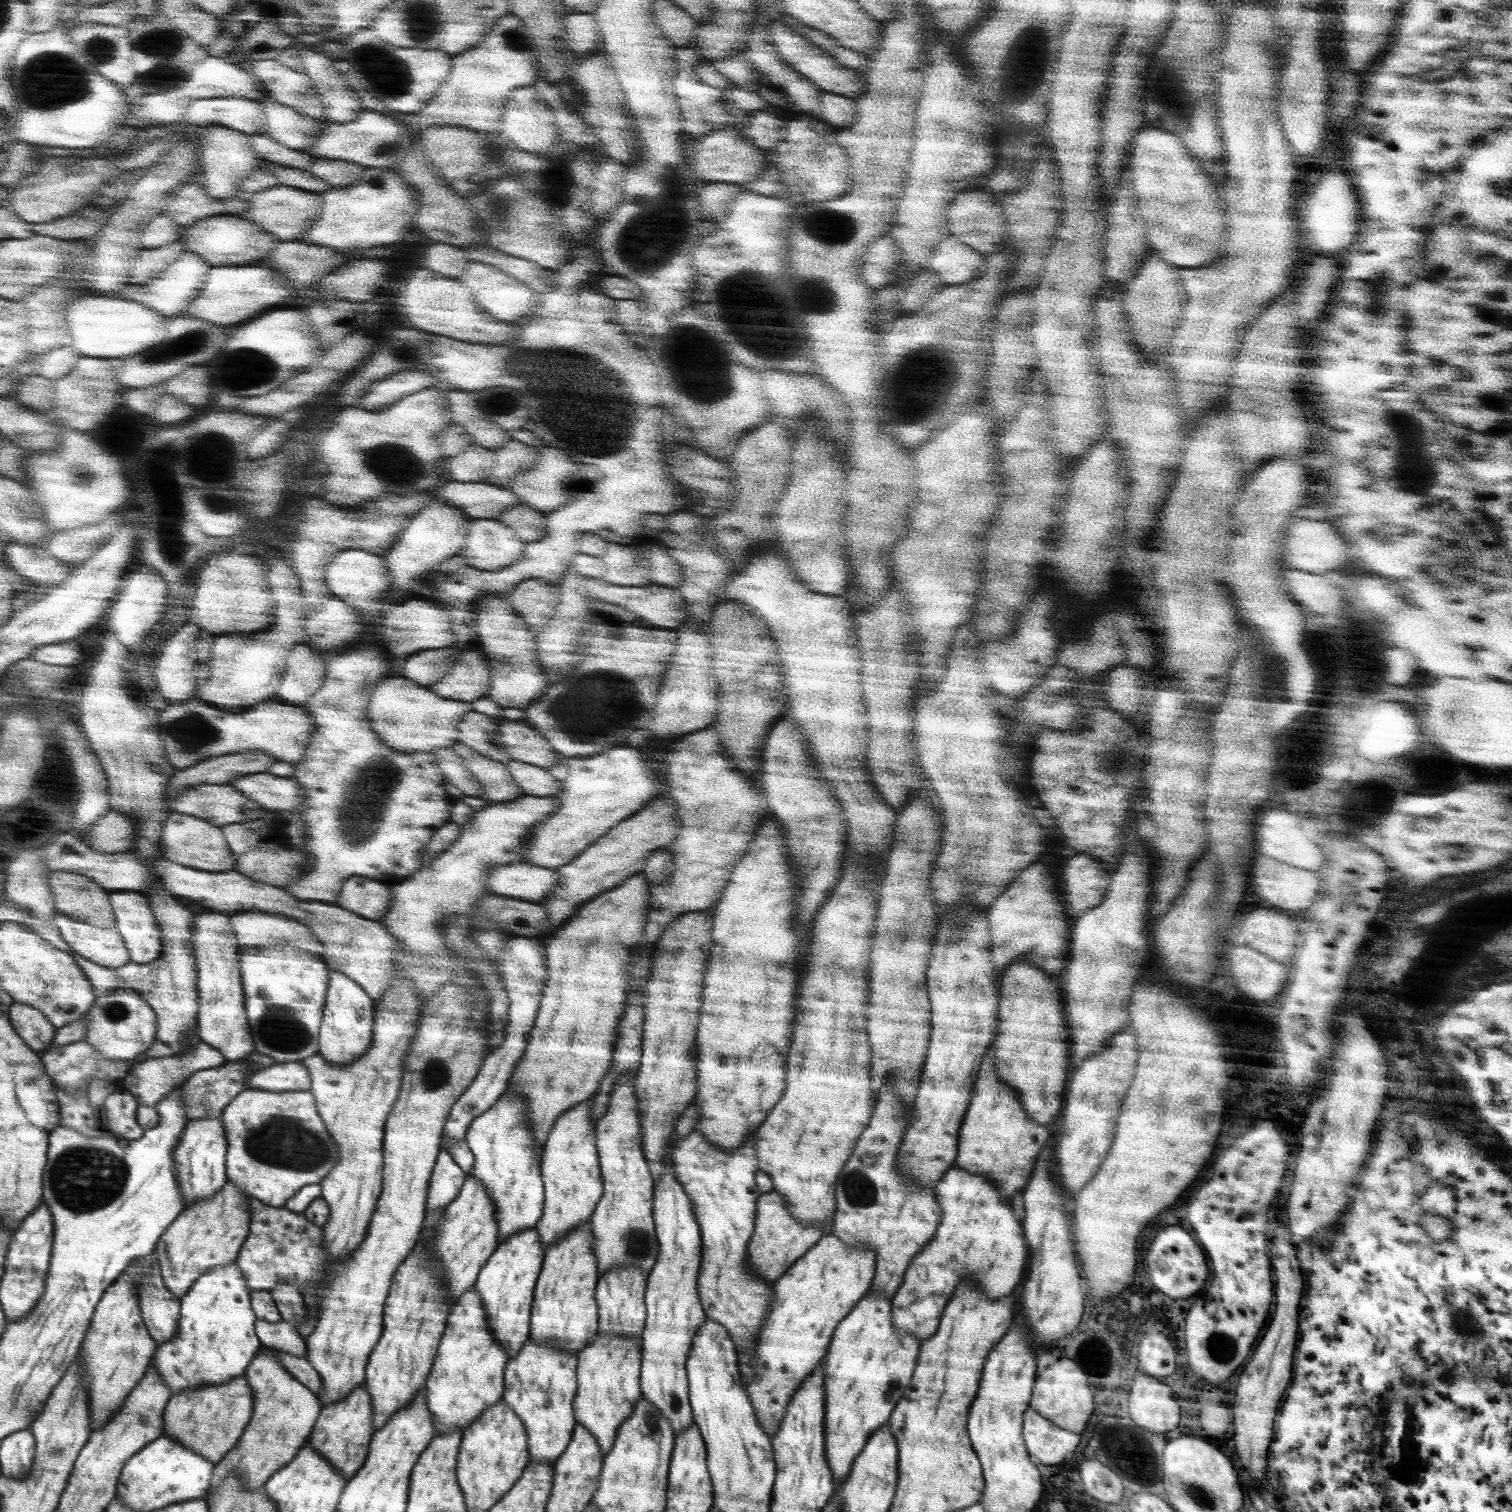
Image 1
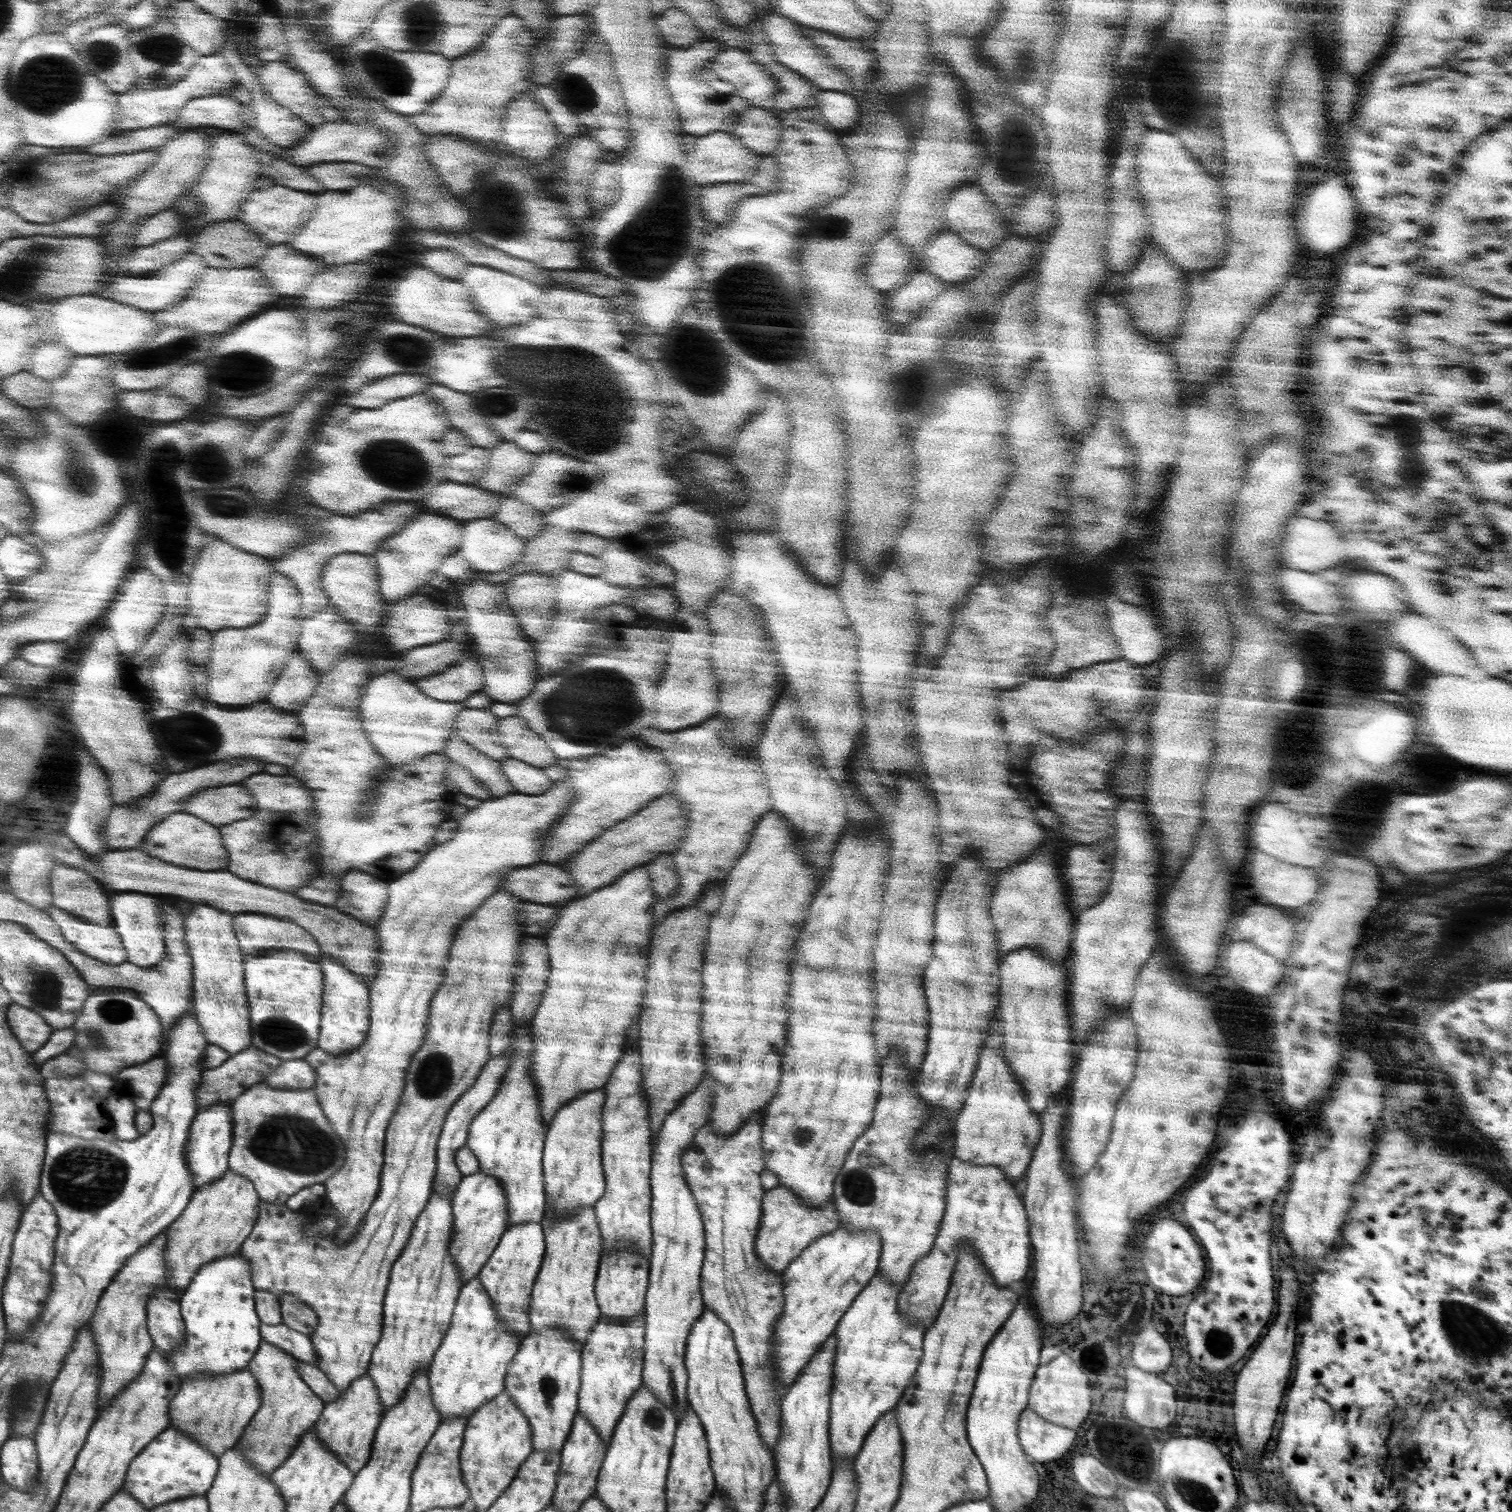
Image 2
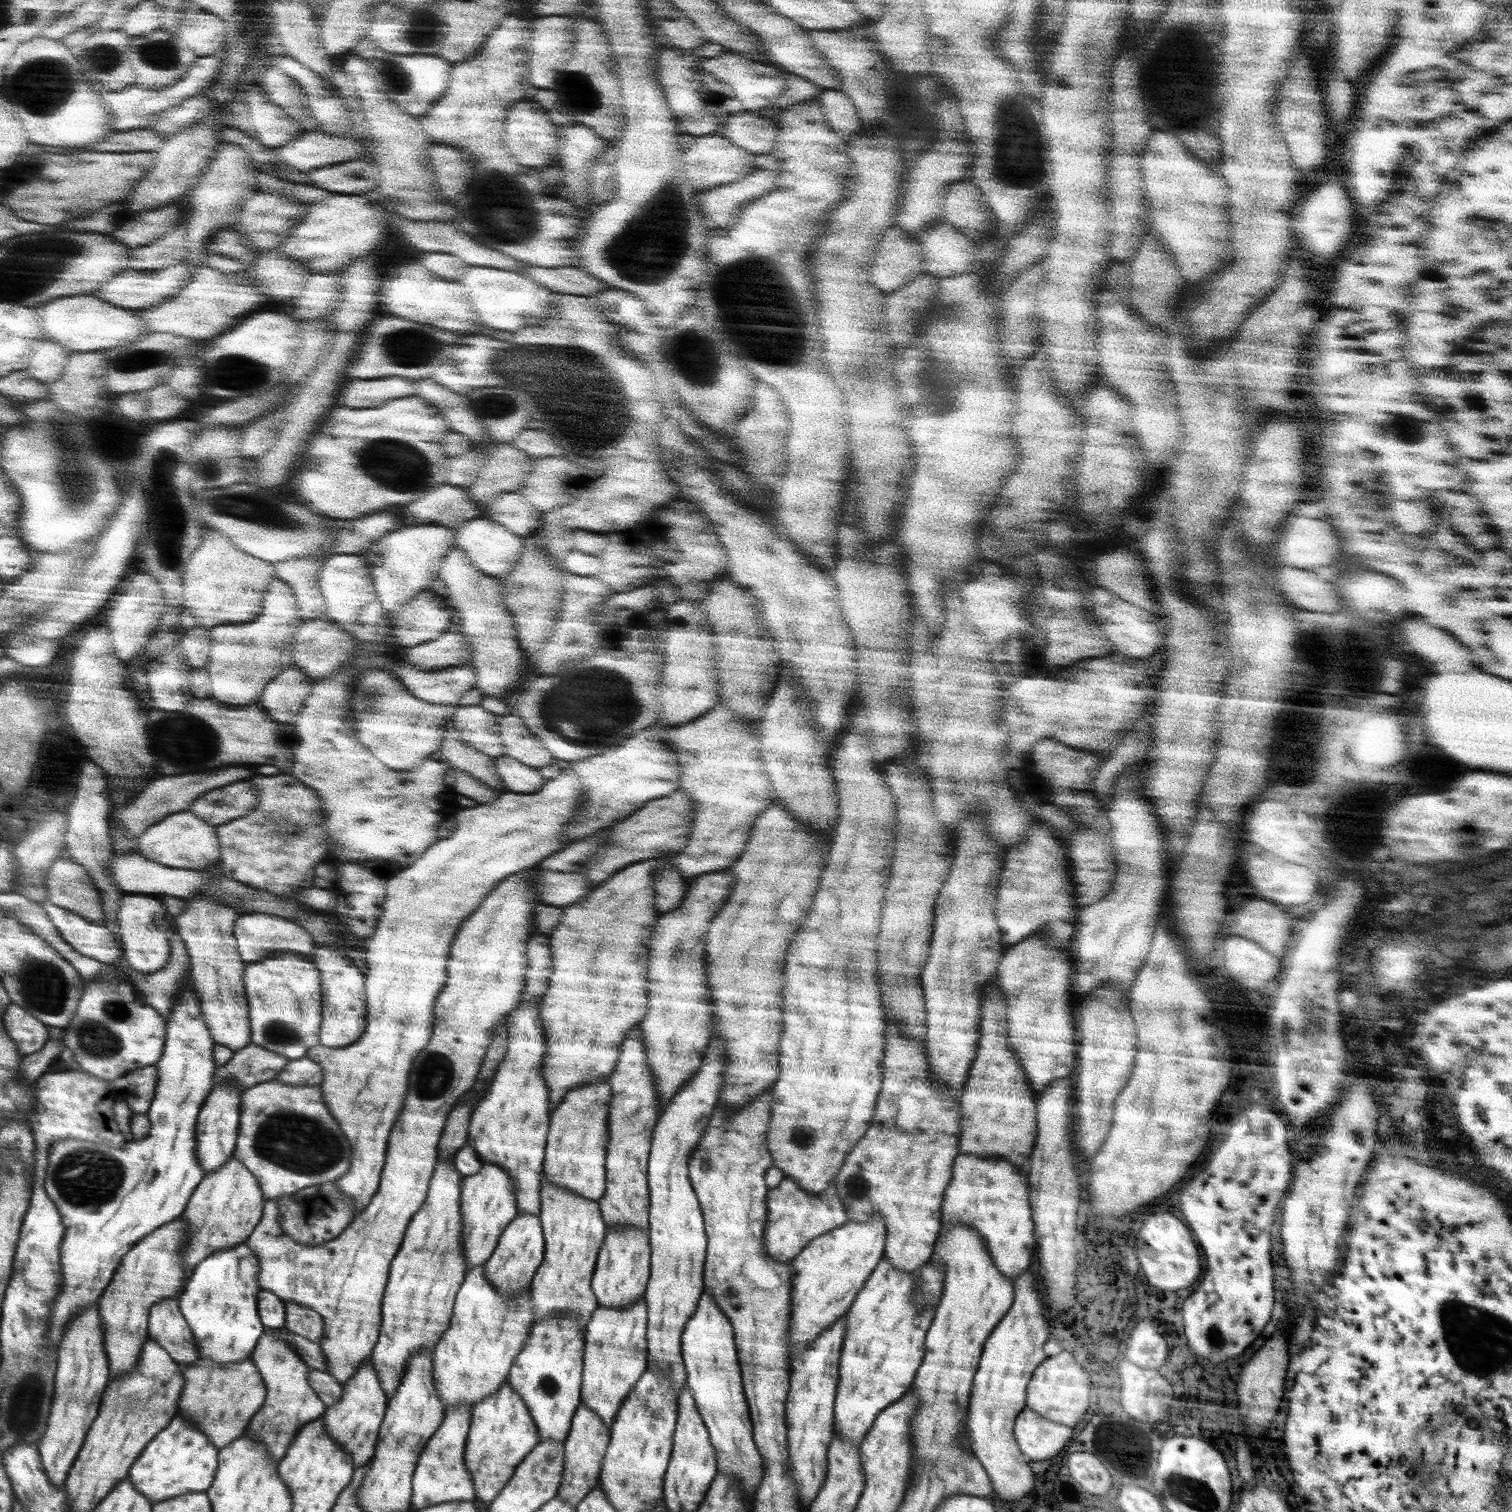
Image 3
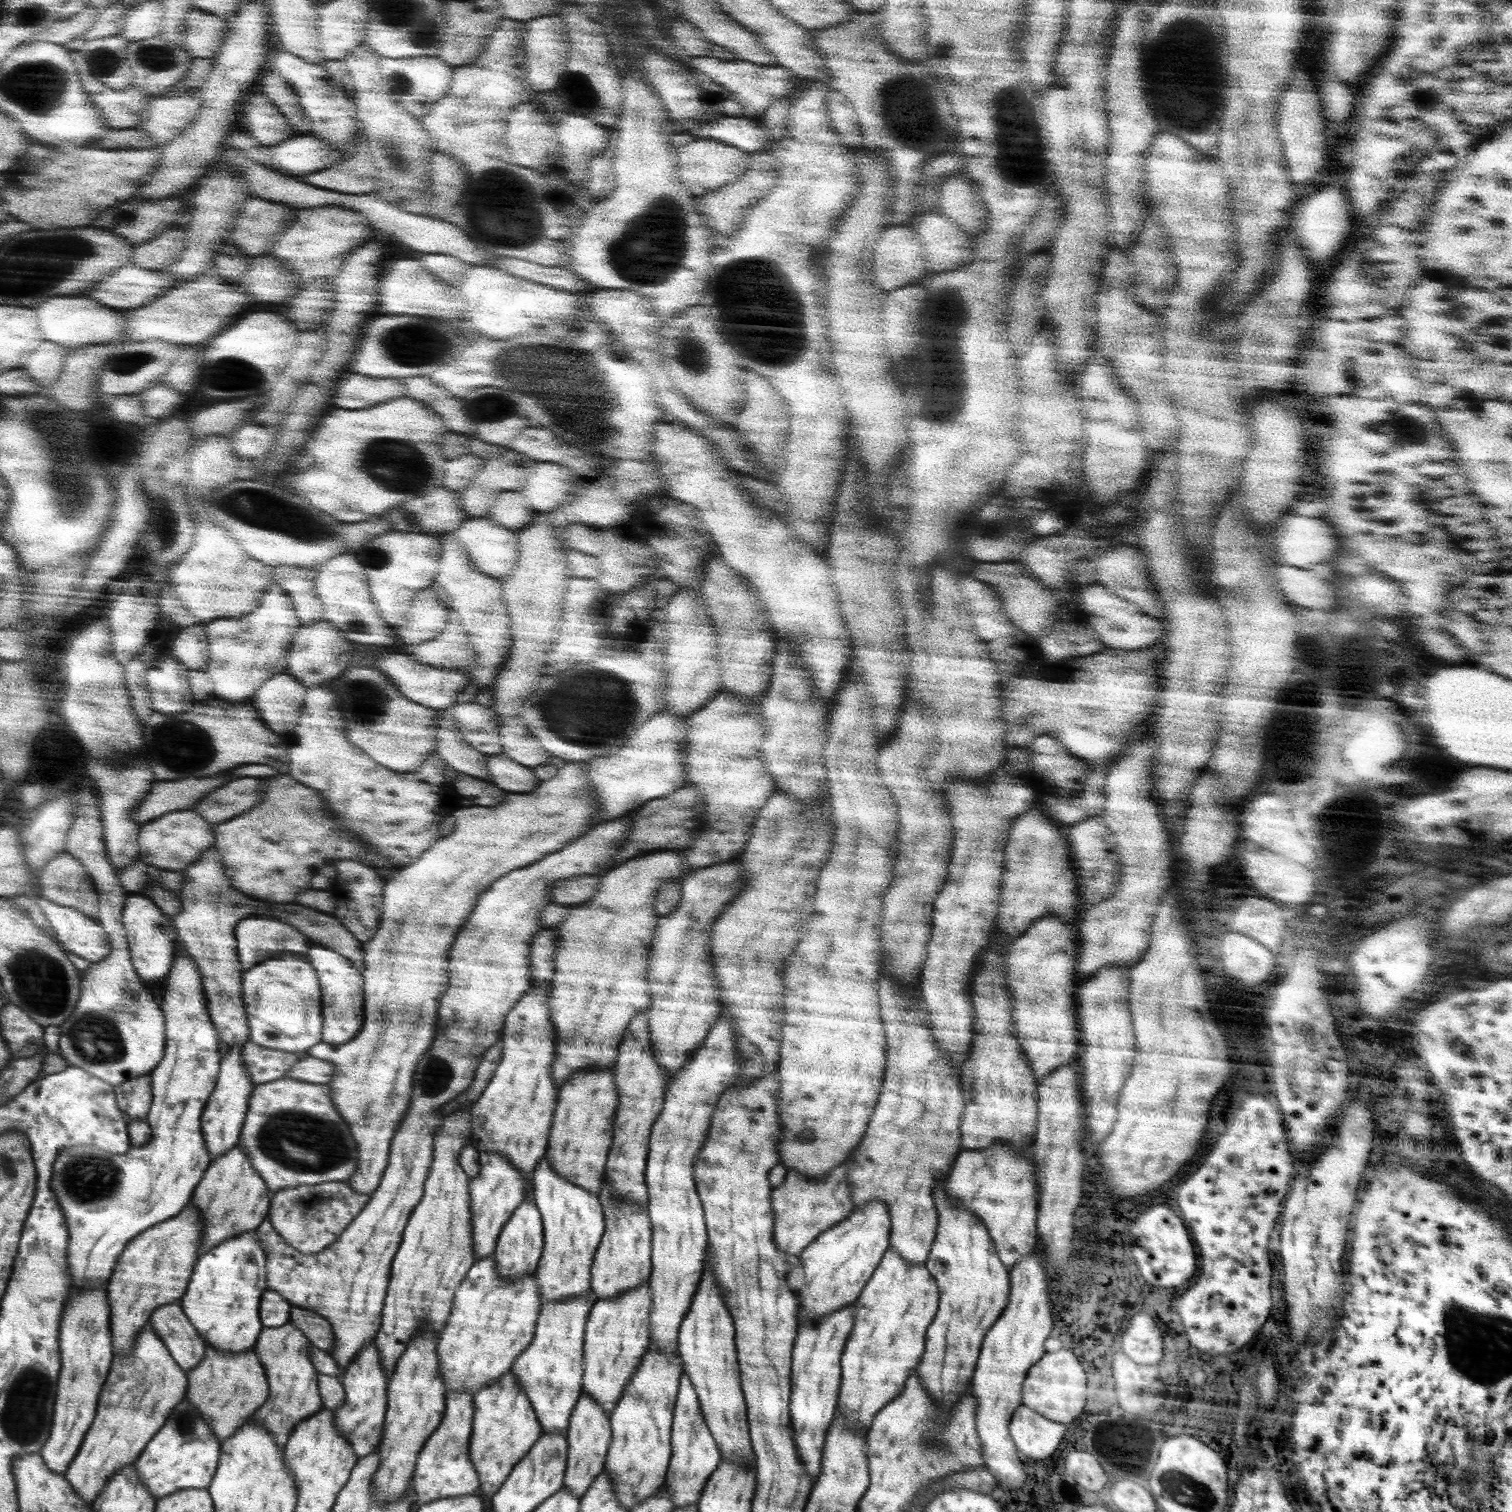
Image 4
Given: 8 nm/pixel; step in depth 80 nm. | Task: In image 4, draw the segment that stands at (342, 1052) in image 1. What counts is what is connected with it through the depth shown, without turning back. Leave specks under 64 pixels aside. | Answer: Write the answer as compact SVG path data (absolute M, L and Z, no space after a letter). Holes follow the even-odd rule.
M312 944L306 953L310 965L317 972L320 990L322 990L322 1042L332 1046L342 1045L352 1040L365 1024L365 972L350 960L350 956L342 956L326 945Z

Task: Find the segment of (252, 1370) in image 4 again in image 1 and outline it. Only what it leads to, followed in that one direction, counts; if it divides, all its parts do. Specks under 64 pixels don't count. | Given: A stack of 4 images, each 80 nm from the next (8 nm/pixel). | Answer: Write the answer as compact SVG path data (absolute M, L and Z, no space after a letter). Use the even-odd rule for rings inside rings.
M245 1375L224 1384L207 1384L196 1390L184 1390L180 1396L174 1394L168 1401L163 1436L181 1442L216 1464L237 1445L253 1410L253 1392Z

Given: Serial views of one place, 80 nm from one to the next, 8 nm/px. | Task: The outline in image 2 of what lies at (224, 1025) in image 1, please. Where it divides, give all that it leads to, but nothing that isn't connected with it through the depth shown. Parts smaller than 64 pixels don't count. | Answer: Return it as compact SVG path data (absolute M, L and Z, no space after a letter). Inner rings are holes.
M197 904L185 920L185 939L188 941L193 964L193 1003L194 1012L202 1028L206 1028L206 1036L210 1036L209 1044L223 1048L229 1056L237 1055L252 1046L252 1020L249 1016L248 992L245 988L245 970L242 970L242 953L236 942L236 930L232 930L230 912L214 908L210 904Z

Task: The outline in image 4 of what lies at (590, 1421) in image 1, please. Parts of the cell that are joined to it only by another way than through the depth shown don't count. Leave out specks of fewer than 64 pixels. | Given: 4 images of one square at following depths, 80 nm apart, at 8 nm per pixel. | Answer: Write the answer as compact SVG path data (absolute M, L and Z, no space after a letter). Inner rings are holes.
M647 1280L614 1299L598 1299L589 1312L585 1327L584 1391L601 1403L608 1416L617 1406L629 1380L650 1348L652 1308L653 1288Z

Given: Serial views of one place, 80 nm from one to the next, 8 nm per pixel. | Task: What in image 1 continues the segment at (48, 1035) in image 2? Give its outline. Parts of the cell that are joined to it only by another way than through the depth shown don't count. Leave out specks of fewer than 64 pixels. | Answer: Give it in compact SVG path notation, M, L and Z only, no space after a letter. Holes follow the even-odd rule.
M14 1003L11 1010L14 1028L26 1039L35 1050L42 1052L50 1049L57 1040L59 1028L49 1016L31 1004Z

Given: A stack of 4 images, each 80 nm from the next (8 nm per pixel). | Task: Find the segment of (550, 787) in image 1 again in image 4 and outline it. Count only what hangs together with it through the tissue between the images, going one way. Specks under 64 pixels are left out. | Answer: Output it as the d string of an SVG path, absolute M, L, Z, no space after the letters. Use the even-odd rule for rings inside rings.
M504 754L488 756L488 769L492 783L505 791L527 793L533 791L540 783L537 773L531 767L520 764Z

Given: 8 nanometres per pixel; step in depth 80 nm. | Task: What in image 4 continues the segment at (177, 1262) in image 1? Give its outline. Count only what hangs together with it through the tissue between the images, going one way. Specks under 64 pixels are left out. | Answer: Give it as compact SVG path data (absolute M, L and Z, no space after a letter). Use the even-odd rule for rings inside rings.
M238 1144L213 1161L190 1200L191 1204L200 1209L207 1226L198 1258L217 1244L260 1227L268 1218L269 1208L272 1206L271 1196L265 1178L254 1168L253 1160L244 1151L244 1145Z

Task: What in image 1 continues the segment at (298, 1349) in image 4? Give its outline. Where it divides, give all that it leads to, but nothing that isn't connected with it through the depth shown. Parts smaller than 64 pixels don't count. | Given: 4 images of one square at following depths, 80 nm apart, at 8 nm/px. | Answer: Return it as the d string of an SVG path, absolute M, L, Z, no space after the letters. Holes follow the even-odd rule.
M271 1349L258 1351L244 1375L253 1392L254 1410L237 1445L218 1462L218 1468L214 1468L210 1486L202 1496L204 1499L209 1498L209 1490L221 1486L231 1472L235 1472L249 1490L265 1486L306 1445L323 1409L316 1393L292 1376Z

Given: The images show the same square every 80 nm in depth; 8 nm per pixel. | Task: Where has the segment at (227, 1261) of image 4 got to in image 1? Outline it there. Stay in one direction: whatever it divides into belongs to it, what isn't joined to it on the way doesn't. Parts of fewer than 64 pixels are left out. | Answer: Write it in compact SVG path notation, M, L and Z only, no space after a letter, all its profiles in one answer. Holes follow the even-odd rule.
M236 1261L202 1274L180 1300L179 1332L158 1346L152 1358L170 1392L174 1395L243 1376L262 1344L256 1333L258 1318L252 1307L252 1292Z

